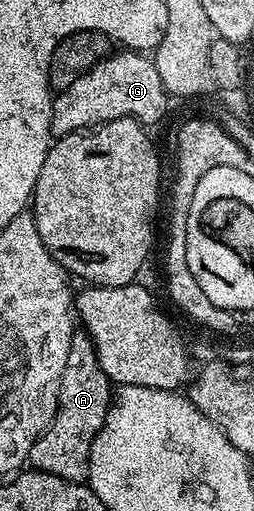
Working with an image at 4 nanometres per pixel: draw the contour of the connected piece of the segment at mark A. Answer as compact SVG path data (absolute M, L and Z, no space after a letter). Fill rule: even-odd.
M84 331L74 332L69 348L69 362L61 376L61 386L57 396L57 414L54 415L53 422L45 428L45 434L31 447L28 464L34 470L42 473L59 475L59 479L64 481L84 482L89 476L91 443L95 439L95 435L101 430L101 425L105 422L105 416L109 414L110 404L111 382L99 367L97 353L93 349L93 343L89 340L89 335Z

